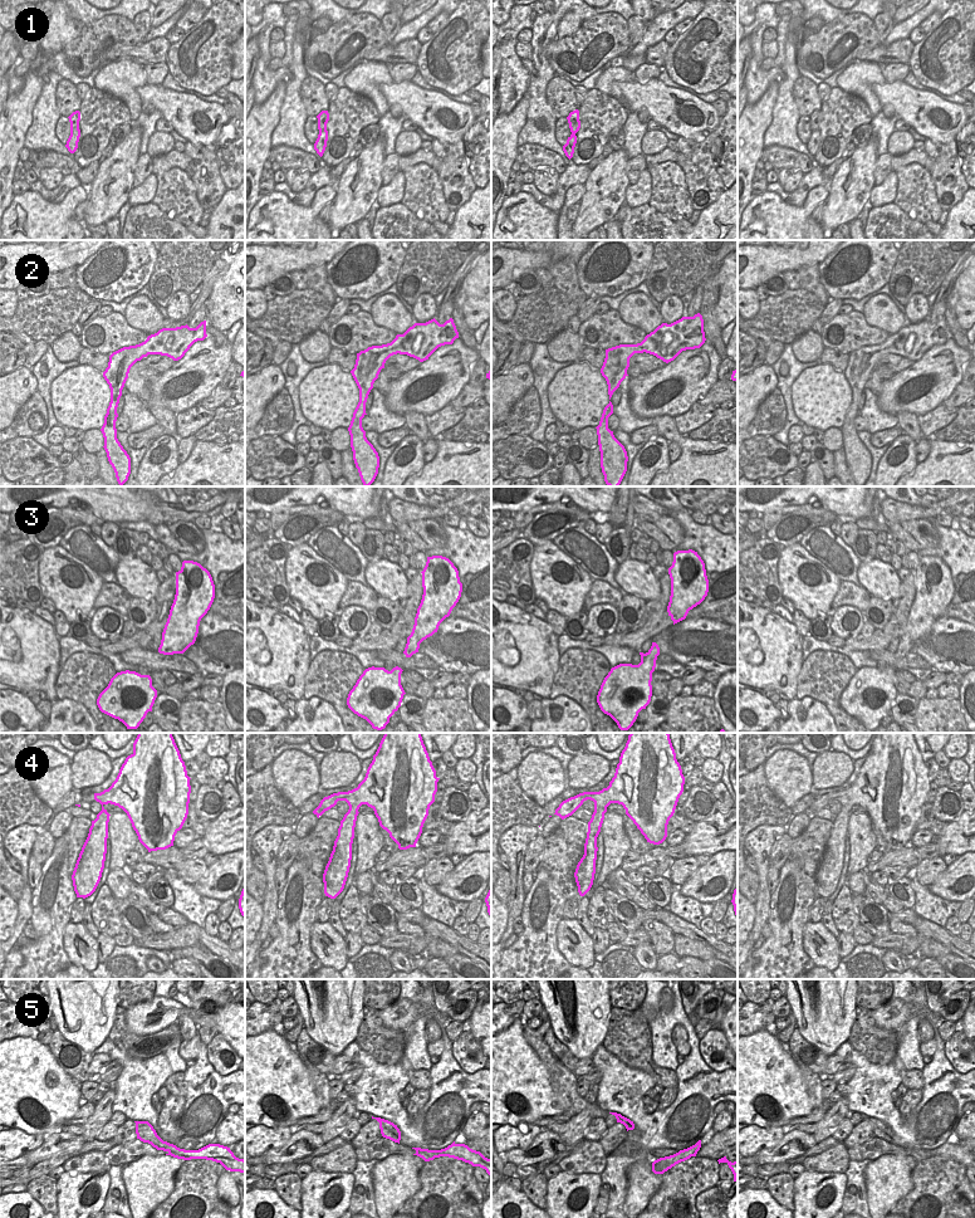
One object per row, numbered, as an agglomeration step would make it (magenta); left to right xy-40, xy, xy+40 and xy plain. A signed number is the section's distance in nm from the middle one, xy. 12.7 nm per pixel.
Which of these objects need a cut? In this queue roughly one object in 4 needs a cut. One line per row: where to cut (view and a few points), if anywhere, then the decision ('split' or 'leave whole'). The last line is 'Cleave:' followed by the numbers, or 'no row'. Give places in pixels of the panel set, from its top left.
1: cut in xy along (327, 136), (318, 145), (317, 152); split
2: no cut; leave whole
3: no cut; leave whole
4: no cut; leave whole
5: cut in xy+40 along (682, 1150), (674, 1155); split
Cleave: 1, 5

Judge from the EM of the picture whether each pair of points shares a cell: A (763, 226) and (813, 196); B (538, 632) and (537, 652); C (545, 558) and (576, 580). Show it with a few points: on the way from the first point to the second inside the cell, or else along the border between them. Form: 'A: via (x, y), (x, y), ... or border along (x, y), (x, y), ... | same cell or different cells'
A: via (777, 226), (784, 225), (803, 210) | same cell
B: via (537, 637), (537, 647) | same cell
C: via (550, 568), (553, 578), (566, 583) | same cell

